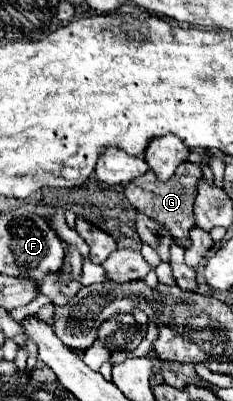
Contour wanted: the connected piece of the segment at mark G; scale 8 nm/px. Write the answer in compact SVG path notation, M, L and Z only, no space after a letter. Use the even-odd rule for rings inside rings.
M186 161L186 163L178 165L176 173L168 181L160 181L160 179L156 179L154 171L146 171L146 175L140 175L140 177L132 179L124 187L124 195L126 195L126 199L138 211L142 211L142 213L150 215L154 221L162 223L172 233L172 237L176 239L176 243L188 247L190 245L188 231L194 227L194 211L192 211L192 205L194 205L196 185L198 185L198 179L200 177L202 177L200 165Z

